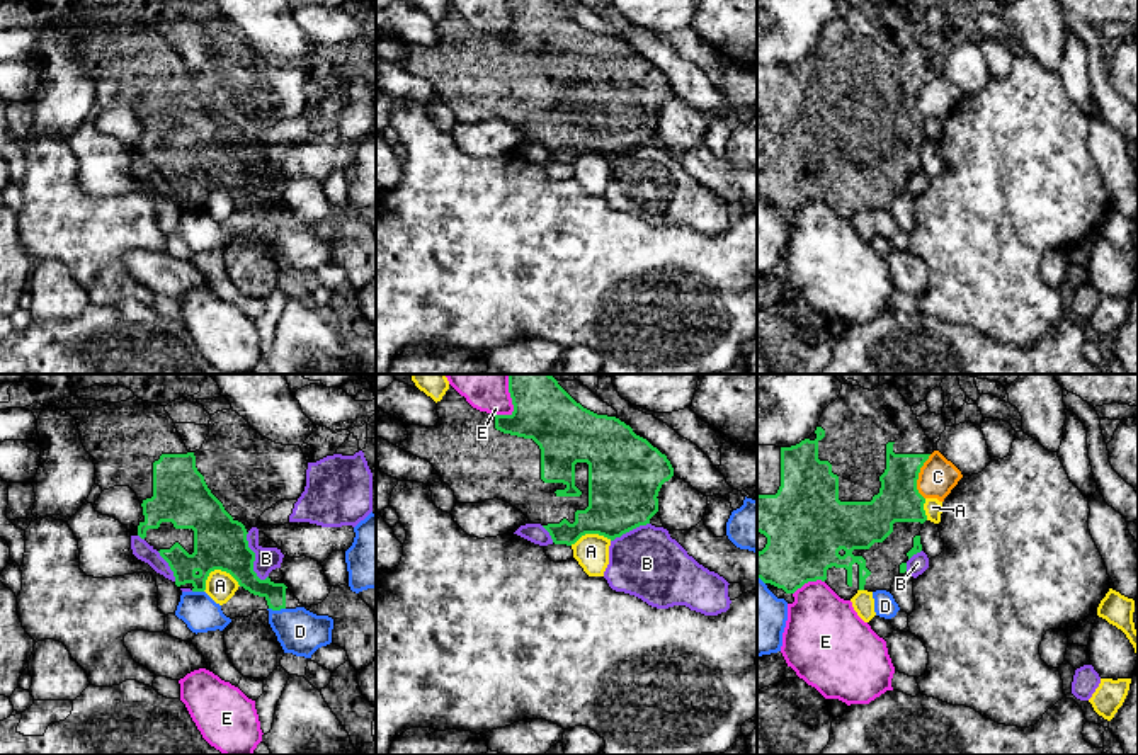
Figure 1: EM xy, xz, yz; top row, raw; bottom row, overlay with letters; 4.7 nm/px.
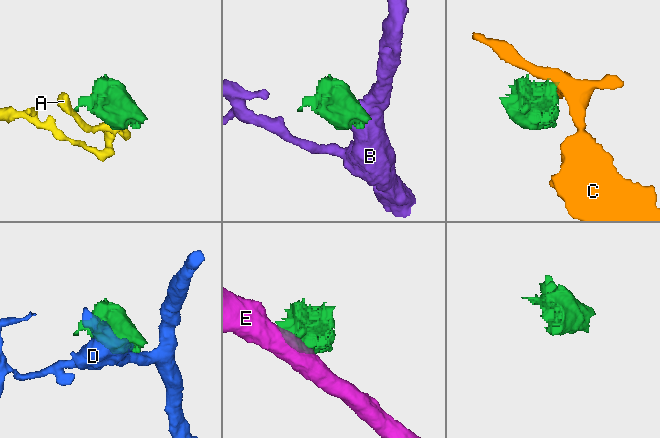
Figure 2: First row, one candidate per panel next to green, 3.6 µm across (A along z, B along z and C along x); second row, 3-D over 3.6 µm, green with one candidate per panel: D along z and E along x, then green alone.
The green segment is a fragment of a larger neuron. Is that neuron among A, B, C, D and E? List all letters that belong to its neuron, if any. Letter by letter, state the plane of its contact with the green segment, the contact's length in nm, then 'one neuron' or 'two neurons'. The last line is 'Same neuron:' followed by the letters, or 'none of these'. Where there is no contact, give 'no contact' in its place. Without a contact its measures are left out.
A: xy | 190 nm | two neurons
B: xy | 240 nm | two neurons
C: yz | 220 nm | two neurons
D: xy | 80 nm | two neurons
E: yz | 170 nm | two neurons
Same neuron: none of these

